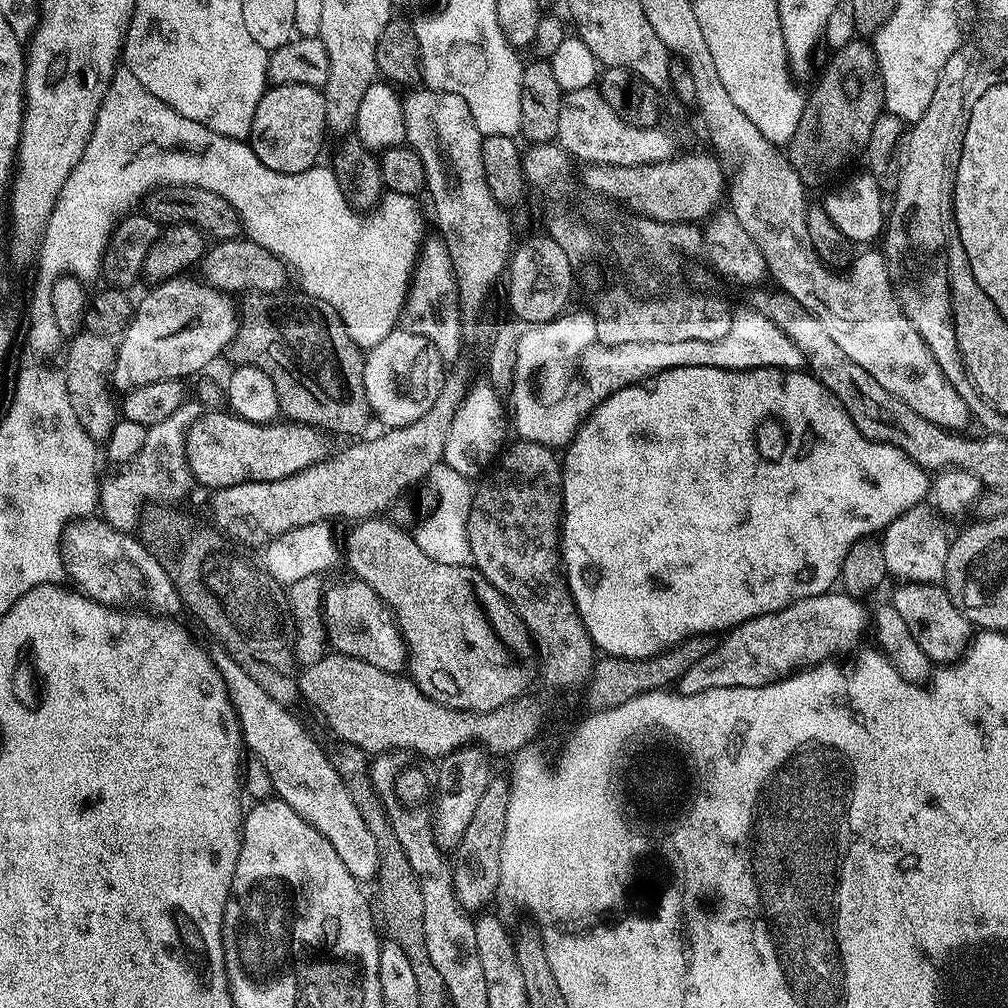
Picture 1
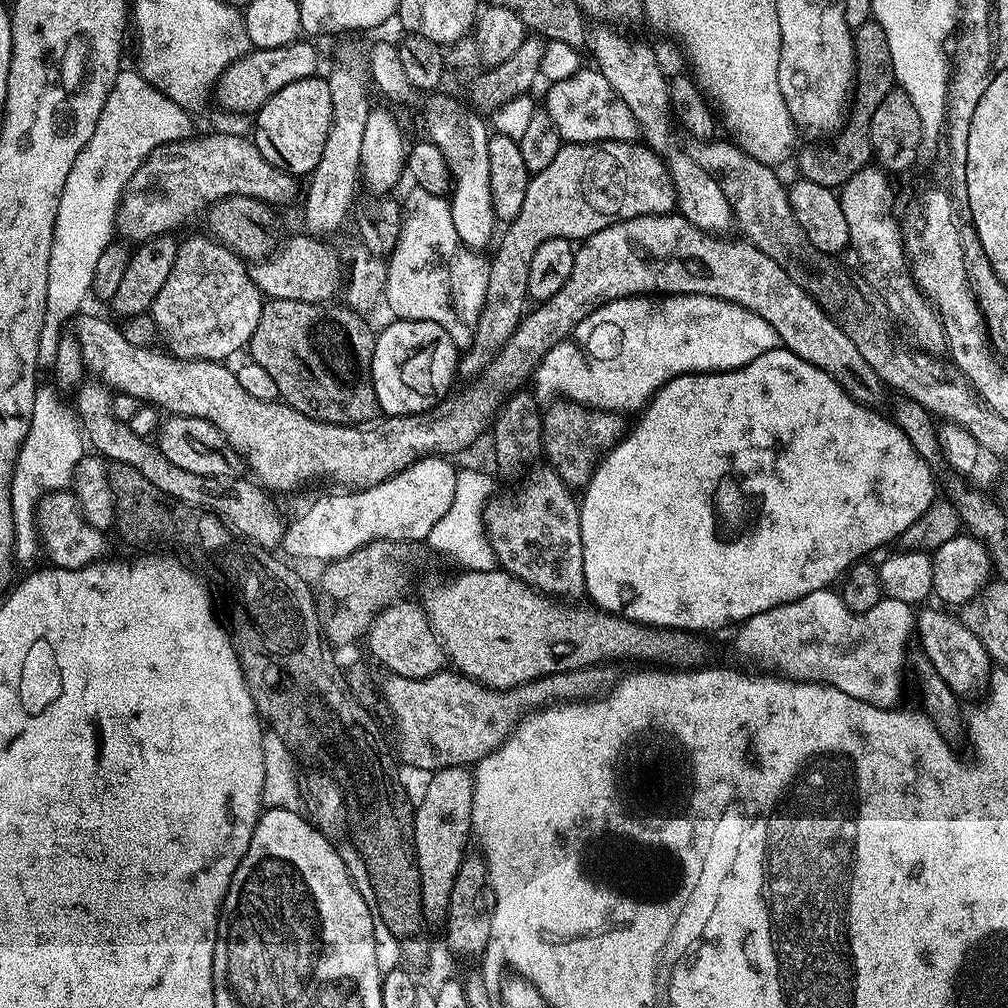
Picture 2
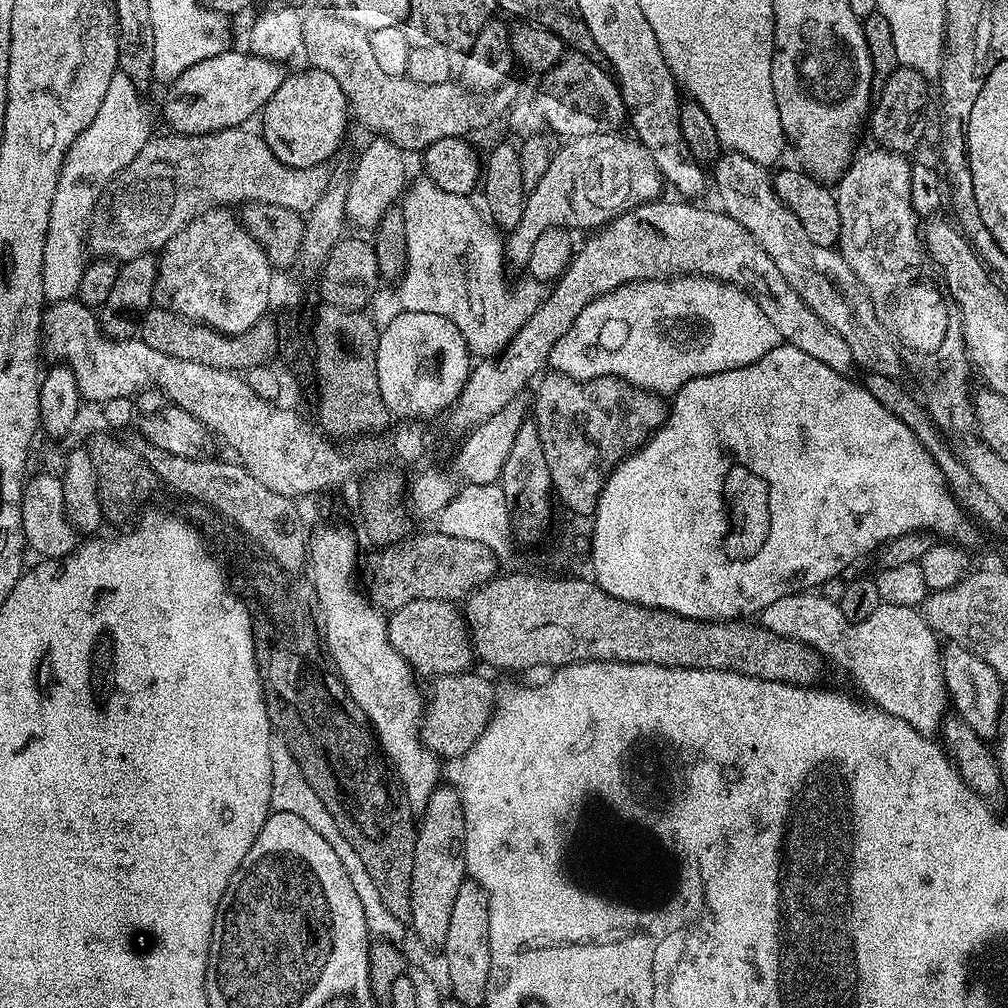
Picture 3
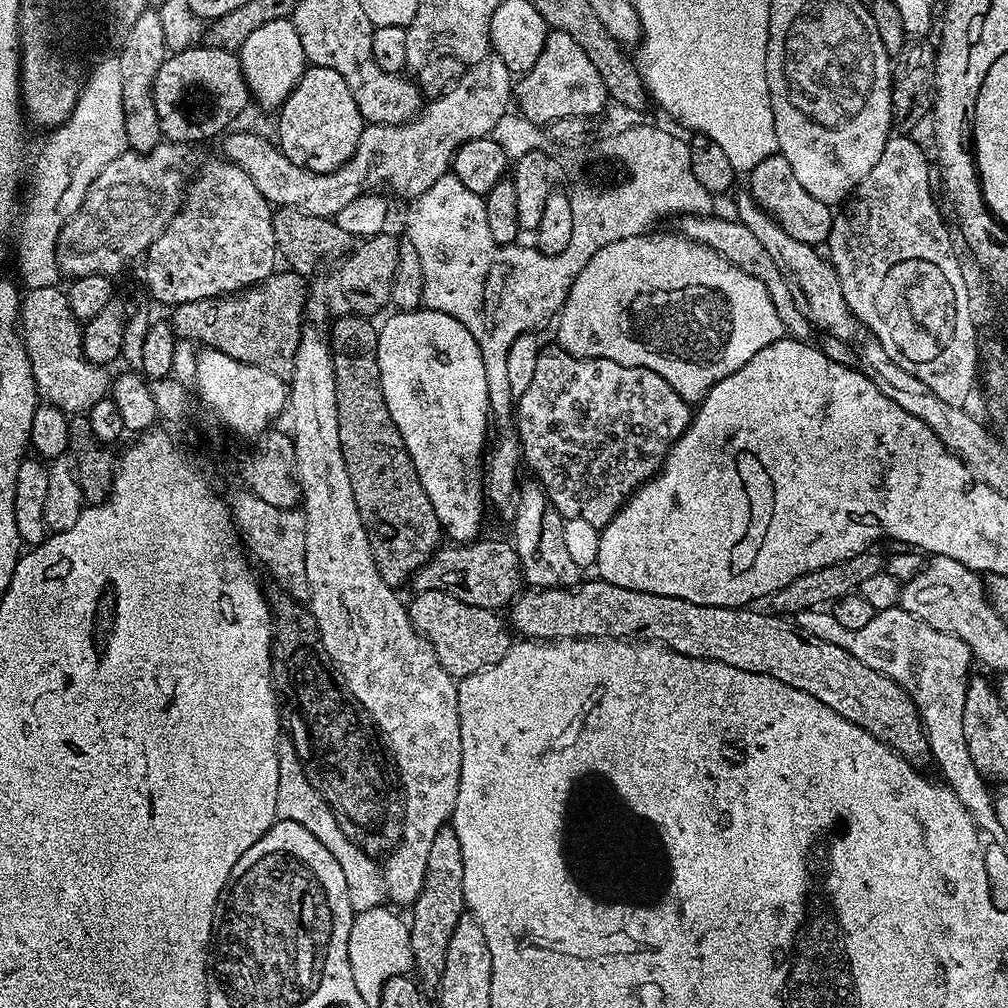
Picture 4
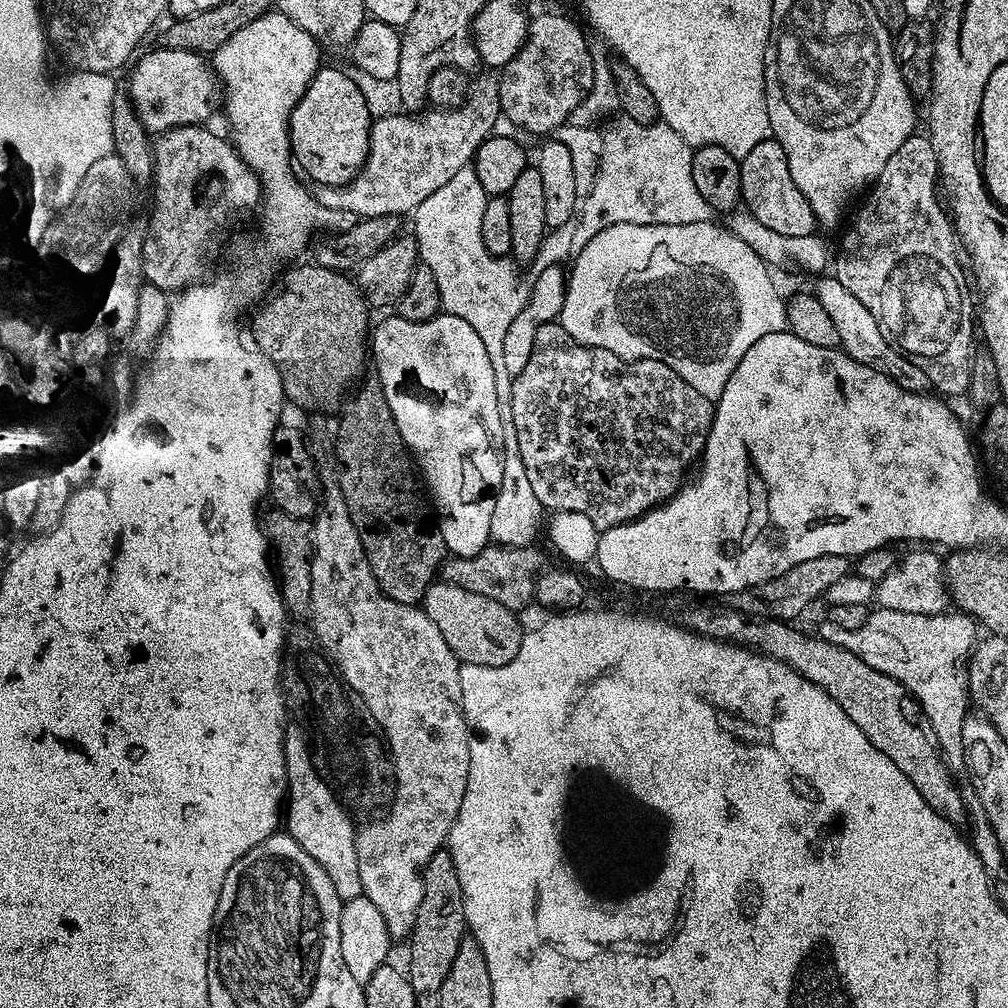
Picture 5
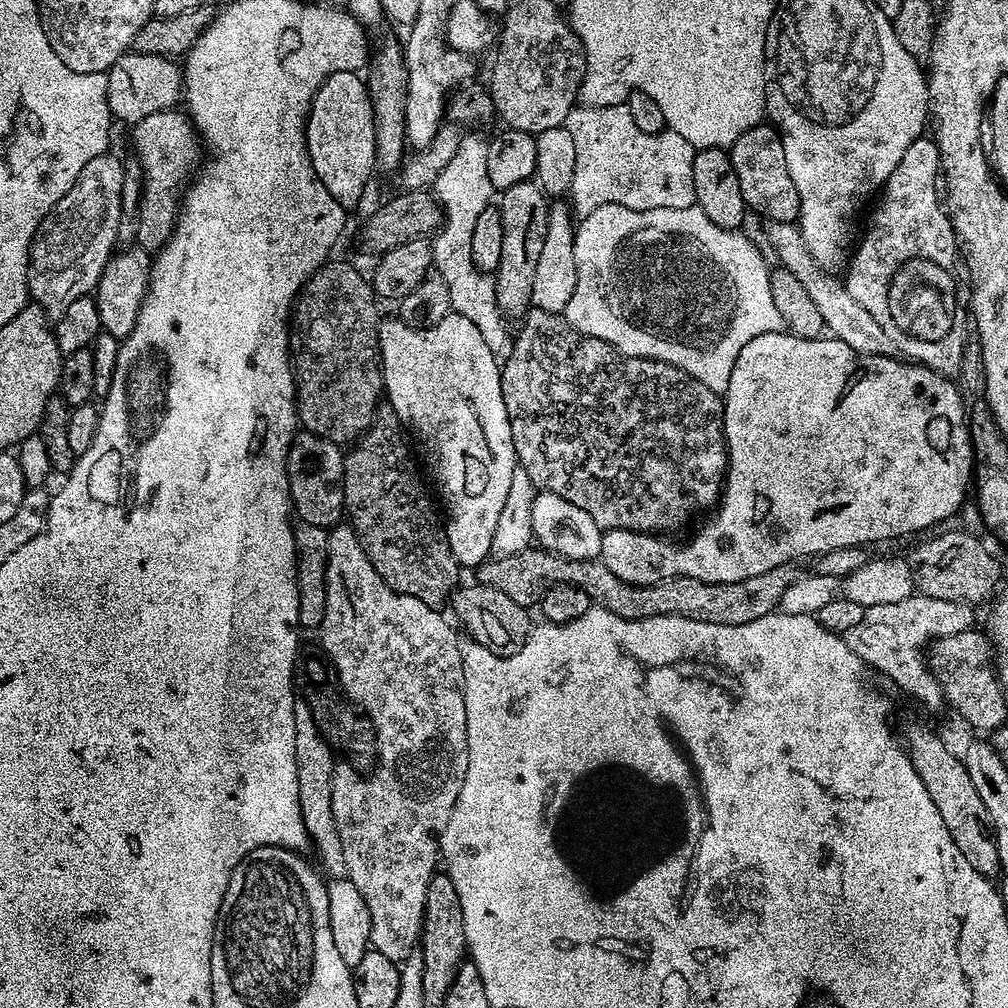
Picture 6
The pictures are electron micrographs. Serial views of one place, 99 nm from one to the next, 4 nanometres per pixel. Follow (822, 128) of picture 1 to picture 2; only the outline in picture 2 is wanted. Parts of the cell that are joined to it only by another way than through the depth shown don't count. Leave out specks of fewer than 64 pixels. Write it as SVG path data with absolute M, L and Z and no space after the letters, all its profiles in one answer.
M867 20L862 22L862 26L855 28L852 33L852 45L856 74L846 119L839 125L835 133L836 141L832 144L832 152L836 156L815 156L812 152L804 152L800 156L799 175L810 182L818 182L818 186L826 186L833 190L843 188L850 177L873 163L870 122L874 122L874 110L878 110L882 98L893 92L896 84L894 62L890 58L890 46L886 42L886 30L882 30L877 20Z

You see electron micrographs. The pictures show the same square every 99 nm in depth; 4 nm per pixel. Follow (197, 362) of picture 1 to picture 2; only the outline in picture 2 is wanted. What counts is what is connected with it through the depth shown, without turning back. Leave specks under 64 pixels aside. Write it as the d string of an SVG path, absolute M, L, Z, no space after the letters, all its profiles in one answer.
M192 236L180 244L174 270L170 270L166 286L158 290L150 315L159 339L164 339L163 347L175 350L178 359L224 362L229 359L227 356L247 345L252 336L248 325L258 322L266 300L253 282L245 261L223 244L204 236Z

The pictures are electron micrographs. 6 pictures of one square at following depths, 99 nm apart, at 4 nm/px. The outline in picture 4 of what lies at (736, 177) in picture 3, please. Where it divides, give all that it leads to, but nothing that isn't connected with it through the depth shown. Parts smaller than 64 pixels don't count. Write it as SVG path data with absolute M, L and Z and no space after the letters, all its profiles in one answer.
M747 191L738 192L735 193L735 196L737 195L735 219L744 224L746 230L750 230L750 234L754 234L758 242L762 242L762 246L766 246L766 254L770 254L772 261L784 273L784 281L790 285L792 297L802 305L809 321L813 325L818 324L825 328L823 331L829 336L851 341L858 324L852 311L846 306L846 298L842 298L842 286L838 282L838 274L833 270L831 263L821 253L820 257L816 253L819 251L813 245L798 242L798 238L790 238L790 234L786 234L786 230L782 230L780 224L756 205L756 199Z

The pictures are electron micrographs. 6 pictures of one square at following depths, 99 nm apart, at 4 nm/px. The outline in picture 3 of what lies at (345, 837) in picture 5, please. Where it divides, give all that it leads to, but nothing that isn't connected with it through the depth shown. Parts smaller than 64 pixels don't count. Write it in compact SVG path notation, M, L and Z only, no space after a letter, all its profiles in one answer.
M273 735L270 742L270 806L272 812L285 812L302 818L302 822L307 822L318 834L322 834L322 838L326 838L326 842L330 842L330 846L334 846L334 854L338 854L342 866L346 866L350 886L354 886L358 894L358 902L362 902L362 914L366 914L369 933L376 938L396 938L392 936L399 934L402 928L401 921L396 920L390 914L390 910L386 910L386 906L382 906L378 886L374 886L374 878L370 878L366 866L362 866L362 858L358 858L354 846L344 842L338 826L334 826L334 818L330 818L326 806L322 806L322 798L318 798L318 794L314 794L314 786L306 782L306 774L302 774L302 766L294 762L294 754L290 754L284 739L277 735Z

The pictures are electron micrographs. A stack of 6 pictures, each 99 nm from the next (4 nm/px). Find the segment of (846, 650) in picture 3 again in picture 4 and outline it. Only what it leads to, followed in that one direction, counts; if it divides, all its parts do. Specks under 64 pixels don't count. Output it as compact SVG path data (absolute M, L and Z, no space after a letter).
M899 606L877 611L876 617L870 622L866 622L866 626L862 626L862 630L853 632L848 632L846 626L838 626L838 622L828 610L809 610L799 613L798 627L812 636L844 647L866 666L881 672L886 678L892 679L898 686L904 688L905 693L917 708L917 714L920 716L921 725L924 727L925 736L928 739L928 751L931 759L936 759L936 764L940 767L941 774L944 775L941 776L943 783L951 788L952 793L958 798L958 802L962 802L962 806L966 806L970 818L985 837L999 837L1001 831L998 818L995 816L993 795L988 794L988 790L984 786L986 784L985 777L981 776L980 771L974 766L974 758L970 758L970 746L966 746L966 733L962 730L962 706L966 702L966 690L970 679L968 667L974 664L970 646L966 646L966 642L962 642L962 638L958 638L954 634L934 630L934 626L922 622L917 616L902 610Z

